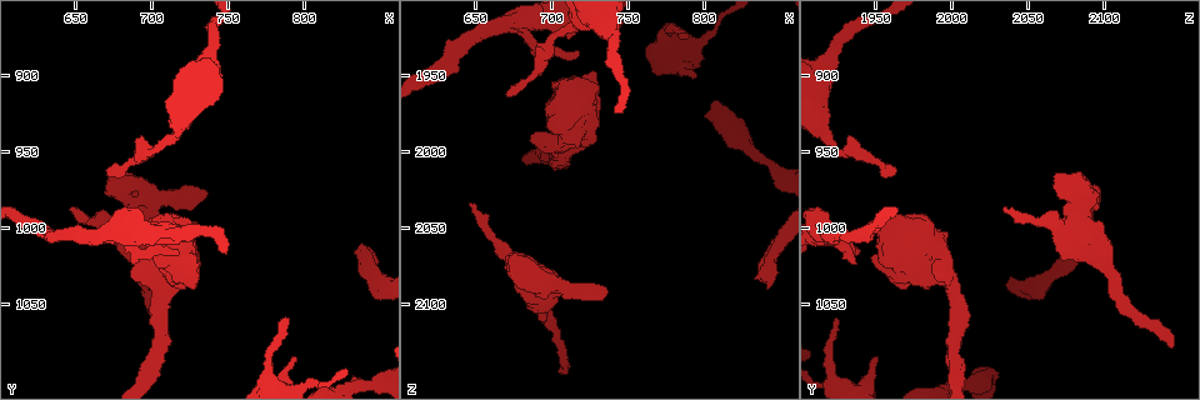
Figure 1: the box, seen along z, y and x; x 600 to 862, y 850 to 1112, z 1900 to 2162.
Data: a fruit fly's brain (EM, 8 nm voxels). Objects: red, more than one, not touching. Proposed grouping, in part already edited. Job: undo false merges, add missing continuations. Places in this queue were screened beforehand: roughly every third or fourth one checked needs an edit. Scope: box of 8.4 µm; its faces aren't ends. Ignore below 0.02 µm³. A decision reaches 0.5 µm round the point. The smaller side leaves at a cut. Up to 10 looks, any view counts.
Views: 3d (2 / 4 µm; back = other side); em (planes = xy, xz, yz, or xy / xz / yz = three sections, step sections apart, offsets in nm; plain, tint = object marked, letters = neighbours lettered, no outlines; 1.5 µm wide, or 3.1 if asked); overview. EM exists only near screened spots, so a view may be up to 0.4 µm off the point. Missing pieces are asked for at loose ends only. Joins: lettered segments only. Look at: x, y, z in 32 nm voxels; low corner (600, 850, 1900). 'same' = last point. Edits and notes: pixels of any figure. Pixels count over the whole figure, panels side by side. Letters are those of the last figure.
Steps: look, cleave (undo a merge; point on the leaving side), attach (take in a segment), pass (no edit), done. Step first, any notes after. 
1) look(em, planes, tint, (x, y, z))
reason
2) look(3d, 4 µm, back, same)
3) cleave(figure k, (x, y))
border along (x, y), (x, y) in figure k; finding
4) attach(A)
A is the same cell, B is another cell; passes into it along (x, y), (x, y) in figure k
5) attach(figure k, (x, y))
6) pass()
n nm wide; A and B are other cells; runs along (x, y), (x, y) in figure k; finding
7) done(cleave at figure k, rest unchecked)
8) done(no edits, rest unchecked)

look(3d, 2 µm, back, (838, 1010, 2084))
free end

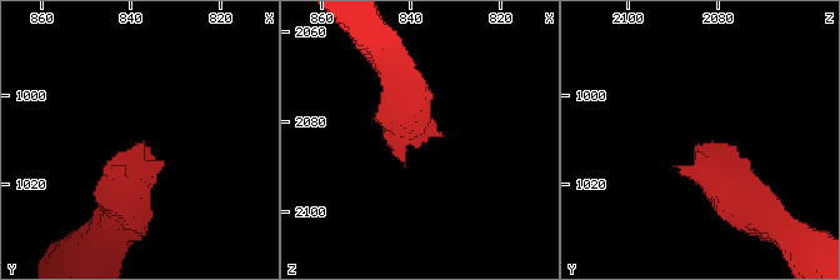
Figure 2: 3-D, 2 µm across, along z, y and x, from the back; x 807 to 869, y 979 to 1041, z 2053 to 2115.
look(em, planes, letters, (839, 1012, 2085))
need the tissue

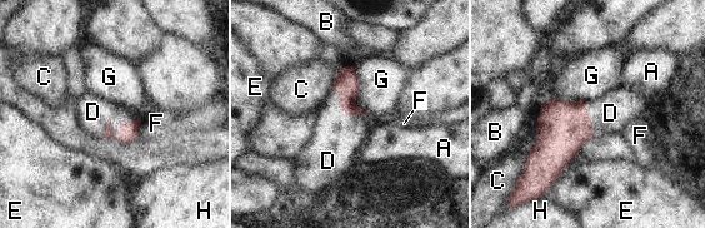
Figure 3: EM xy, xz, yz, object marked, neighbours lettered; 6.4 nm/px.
attach(D)
D is the same cell, A, B, C, E, F, G and H are other cells; passes into it along (108, 134), (114, 135), (93, 112) in figure 3; it goes on there

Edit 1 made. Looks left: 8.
look(overview)
see it whole again

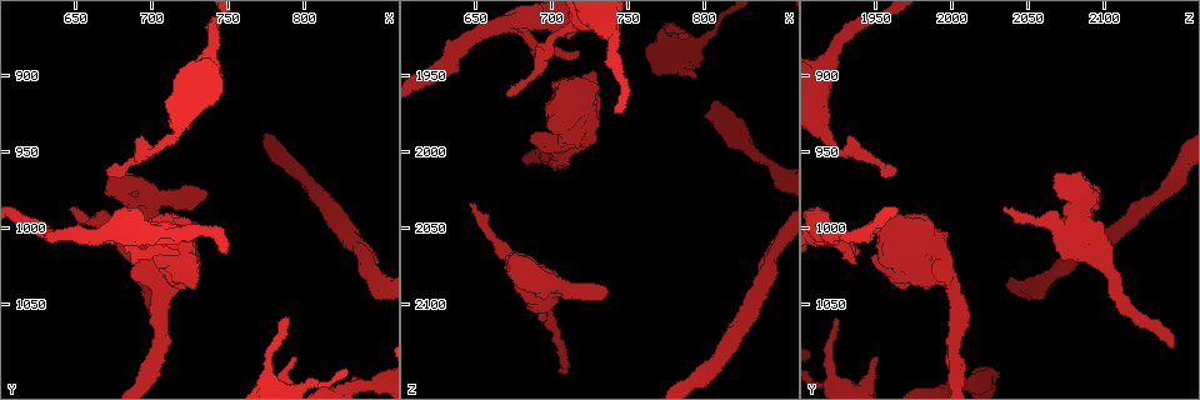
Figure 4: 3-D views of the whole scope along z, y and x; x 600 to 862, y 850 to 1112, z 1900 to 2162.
look(em, planes, letters, (794, 1084, 1952))

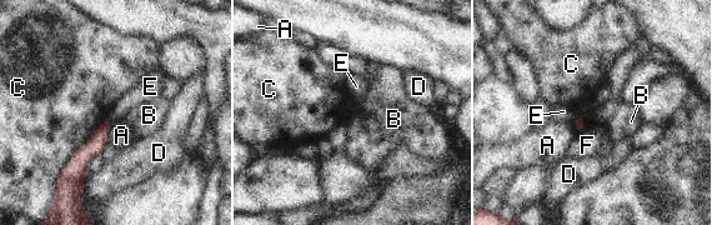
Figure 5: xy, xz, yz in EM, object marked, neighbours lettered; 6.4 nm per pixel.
pass()
A, B, C, D, E and F are other cells; runs along (105, 125), (99, 139), (68, 170) in figure 5; none of them fits

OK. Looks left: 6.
look(em, yz, step 4, tint, (670, 962, 1964))
branch stops here

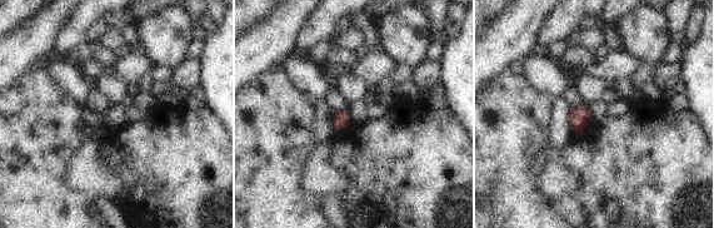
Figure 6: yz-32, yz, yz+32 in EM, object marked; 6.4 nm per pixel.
look(em, planes, letters, same)
another direction

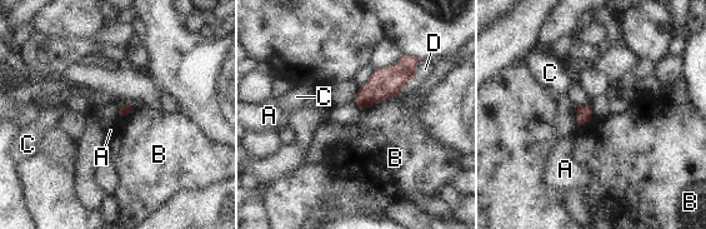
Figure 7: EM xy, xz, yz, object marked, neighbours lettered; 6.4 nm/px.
pass()
A, B, C and D are other cells; border along (395, 94), (366, 108) in figure 7; no lettered segment goes on from it

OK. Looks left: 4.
look(em, planes, letters, (706, 1078, 2144))
free end

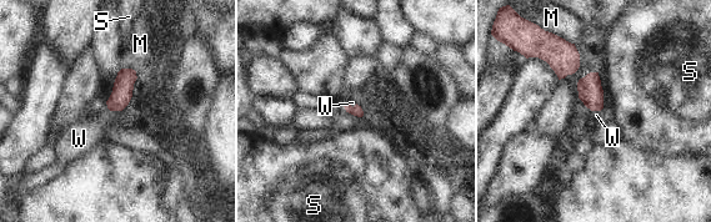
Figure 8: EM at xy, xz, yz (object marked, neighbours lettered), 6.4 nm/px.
attach(W)
W is the same cell, M and S are other cells; the neuron continues

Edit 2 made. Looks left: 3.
done(attach at figure 3, attach at figure 8, rest unchecked)

